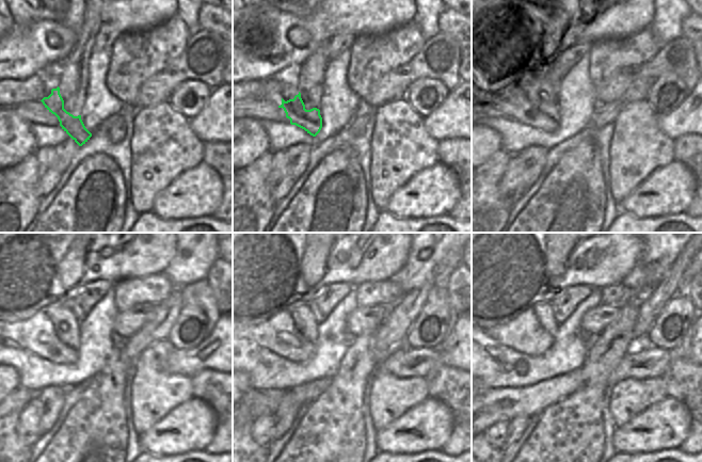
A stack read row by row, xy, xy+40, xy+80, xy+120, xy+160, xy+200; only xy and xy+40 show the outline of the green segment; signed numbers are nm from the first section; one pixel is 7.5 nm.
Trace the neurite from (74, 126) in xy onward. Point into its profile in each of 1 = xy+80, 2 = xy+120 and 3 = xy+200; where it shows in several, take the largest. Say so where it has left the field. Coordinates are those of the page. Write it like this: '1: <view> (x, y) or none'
1: xy+80 (545, 117)
2: xy+120 (63, 353)
3: xy+200 (530, 336)

